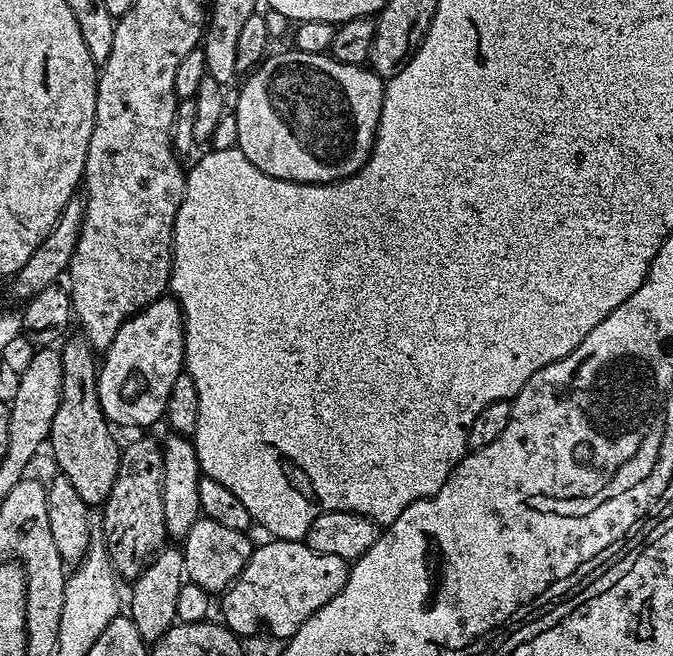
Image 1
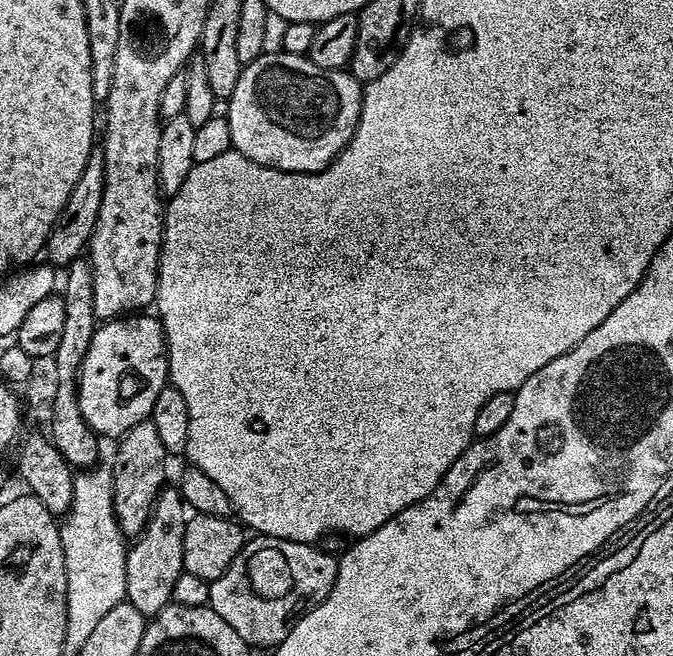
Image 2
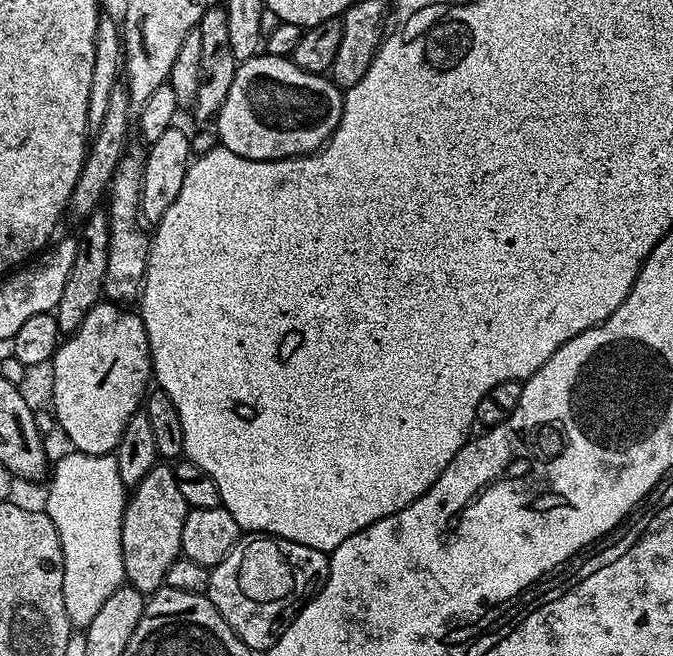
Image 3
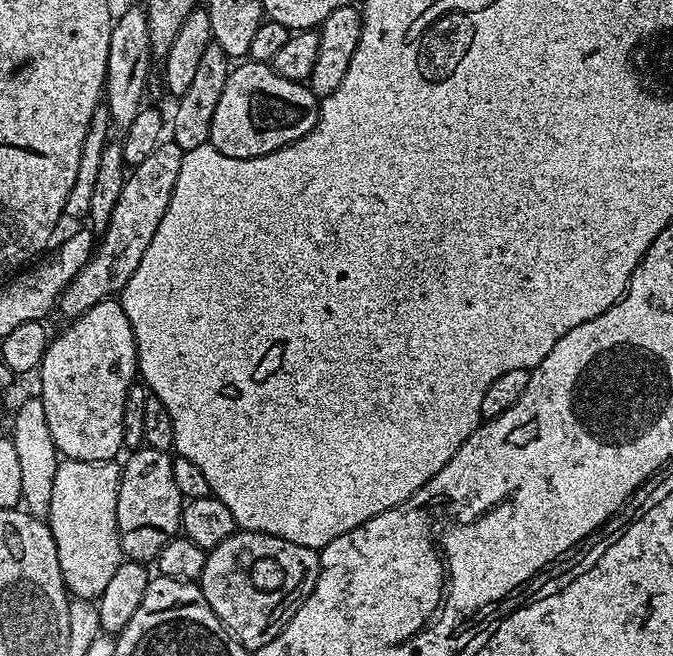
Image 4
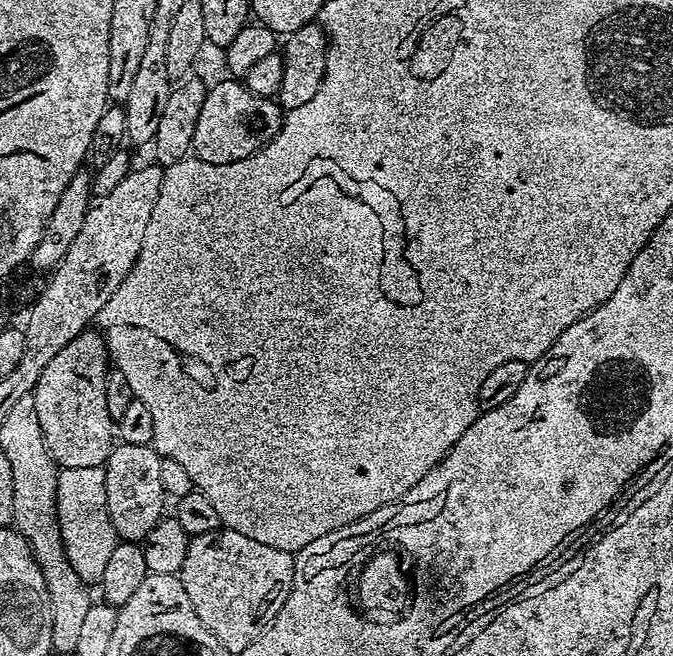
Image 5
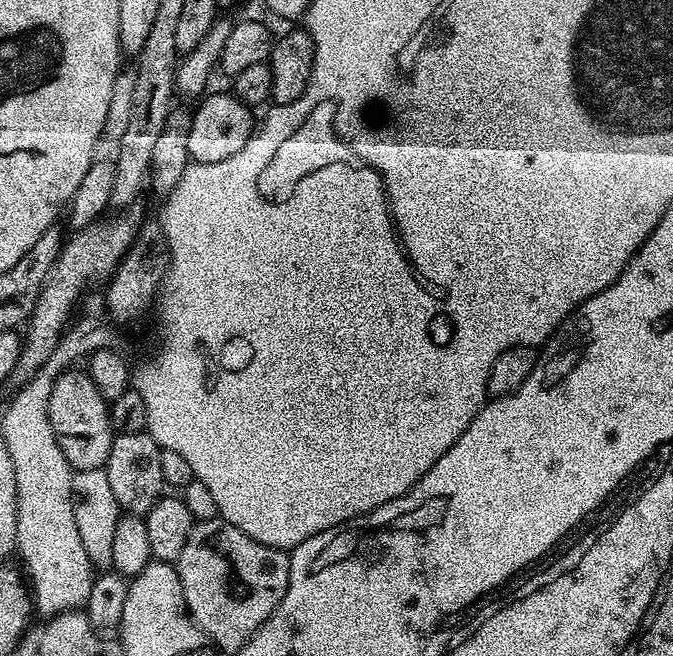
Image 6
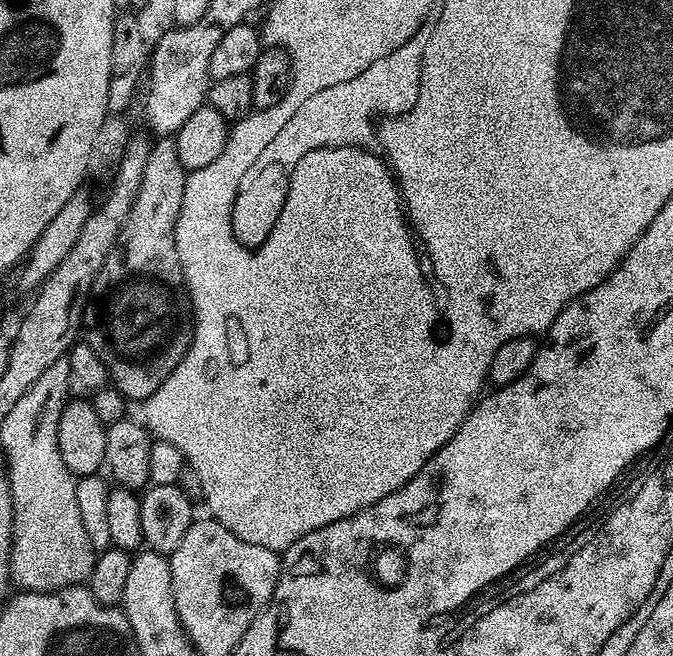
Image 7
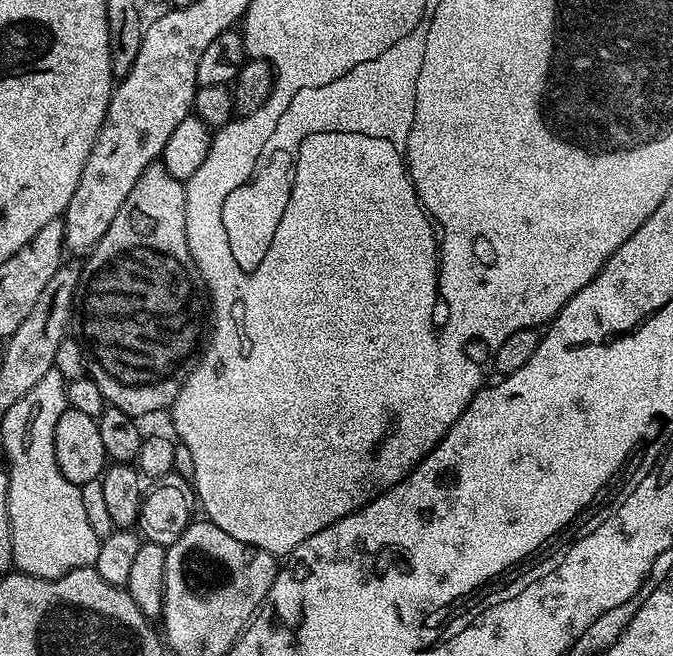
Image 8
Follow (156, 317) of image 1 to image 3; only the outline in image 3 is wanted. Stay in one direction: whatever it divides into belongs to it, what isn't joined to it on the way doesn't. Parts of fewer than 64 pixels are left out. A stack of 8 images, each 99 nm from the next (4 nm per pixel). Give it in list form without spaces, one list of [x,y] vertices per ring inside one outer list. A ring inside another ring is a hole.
[[[101,302],[96,304],[88,311],[86,318],[82,318],[82,326],[78,326],[78,330],[71,333],[56,349],[56,353],[52,355],[50,361],[50,369],[52,368],[52,408],[56,411],[56,420],[60,423],[60,428],[64,431],[64,436],[69,440],[71,447],[78,452],[86,454],[98,454],[99,456],[107,456],[115,453],[118,442],[122,438],[122,430],[126,430],[126,422],[130,422],[133,414],[141,411],[142,405],[146,400],[146,393],[149,391],[150,381],[153,379],[152,374],[152,355],[150,354],[150,346],[146,338],[146,326],[142,322],[142,318],[135,311],[127,312],[127,307],[121,306],[116,302]]]

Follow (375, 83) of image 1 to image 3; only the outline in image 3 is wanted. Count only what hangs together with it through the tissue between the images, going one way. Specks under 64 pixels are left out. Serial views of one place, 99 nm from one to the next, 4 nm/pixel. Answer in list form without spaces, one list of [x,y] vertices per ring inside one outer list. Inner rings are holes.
[[[257,54],[237,63],[230,94],[214,117],[219,143],[251,160],[285,160],[320,151],[340,125],[344,92],[327,75],[302,70],[286,56]]]

